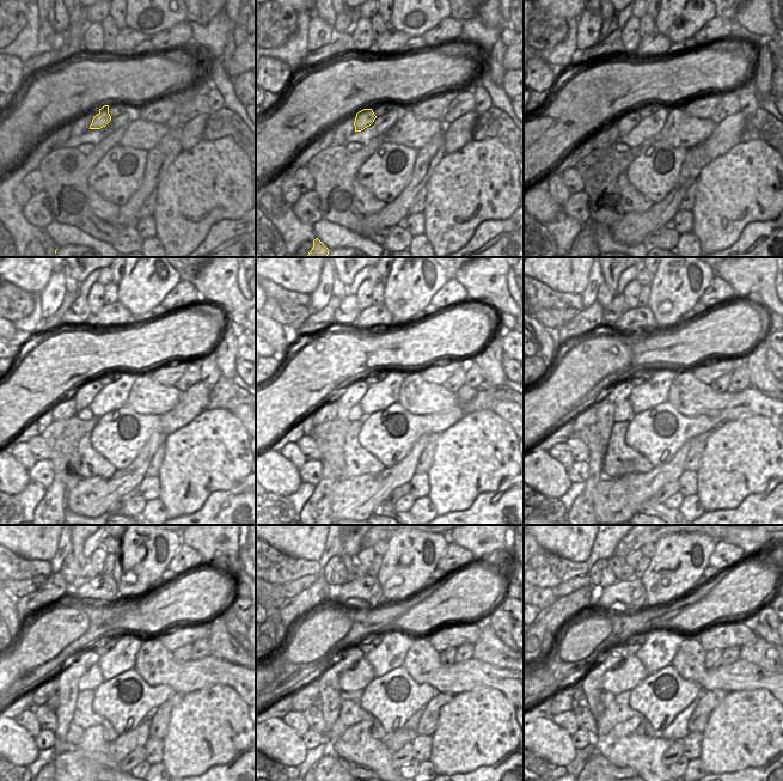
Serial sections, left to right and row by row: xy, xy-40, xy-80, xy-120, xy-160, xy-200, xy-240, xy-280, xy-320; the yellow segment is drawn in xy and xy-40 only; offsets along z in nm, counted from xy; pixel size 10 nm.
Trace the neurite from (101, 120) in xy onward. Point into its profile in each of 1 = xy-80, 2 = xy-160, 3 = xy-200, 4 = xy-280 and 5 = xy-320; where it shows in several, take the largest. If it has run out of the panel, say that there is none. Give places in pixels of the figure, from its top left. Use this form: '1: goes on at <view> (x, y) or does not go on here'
1: goes on at xy-80 (629, 120)
2: goes on at xy-160 (352, 395)
3: goes on at xy-200 (619, 391)
4: goes on at xy-280 (329, 695)
5: goes on at xy-320 (592, 682)

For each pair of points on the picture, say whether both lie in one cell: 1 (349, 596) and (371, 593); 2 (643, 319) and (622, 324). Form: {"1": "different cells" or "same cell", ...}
{"1": "same cell", "2": "same cell"}

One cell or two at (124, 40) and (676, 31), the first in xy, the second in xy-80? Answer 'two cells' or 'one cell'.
two cells

